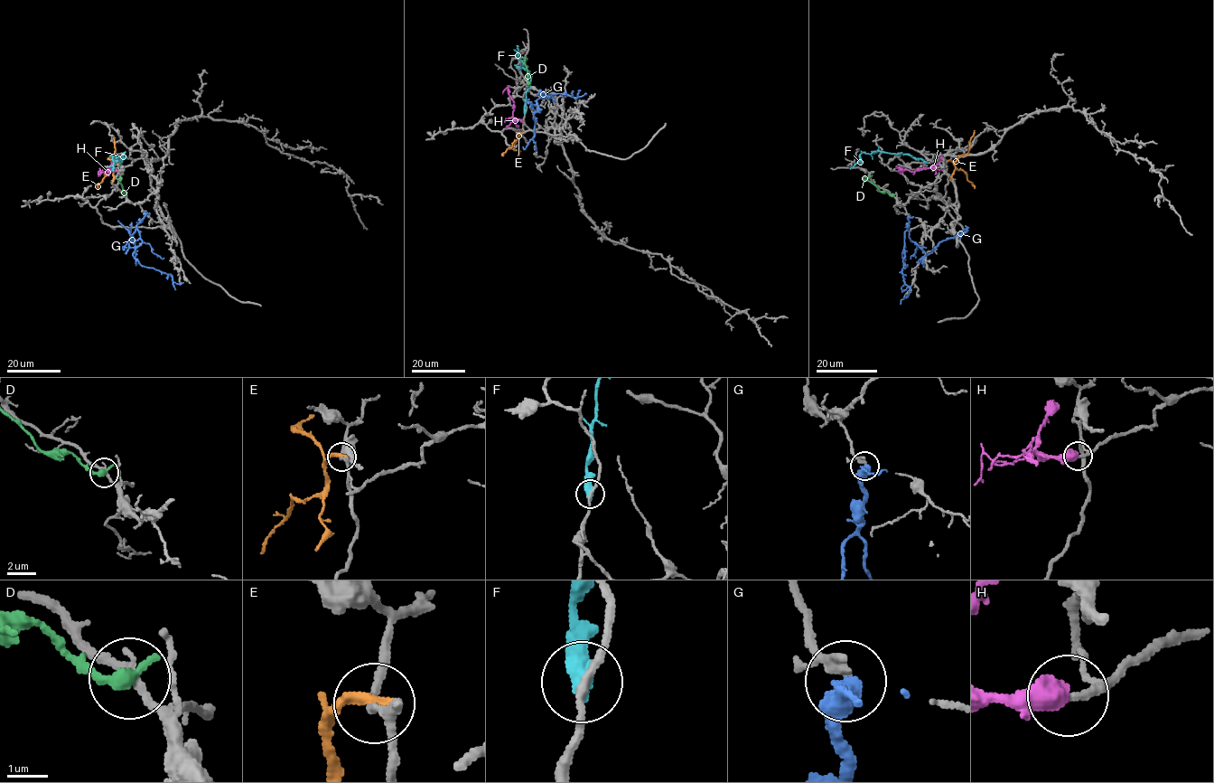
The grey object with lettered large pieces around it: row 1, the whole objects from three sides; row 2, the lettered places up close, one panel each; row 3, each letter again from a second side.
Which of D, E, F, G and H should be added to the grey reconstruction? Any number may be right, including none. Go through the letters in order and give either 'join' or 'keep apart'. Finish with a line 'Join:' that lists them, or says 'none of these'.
D: keep apart
E: keep apart
F: keep apart
G: keep apart
H: join
Join: H

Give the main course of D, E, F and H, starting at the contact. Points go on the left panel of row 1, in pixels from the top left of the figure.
D: (125, 195), (120, 181), (116, 178)
E: (116, 164), (107, 158), (115, 153), (114, 137)
F: (120, 165), (125, 155), (112, 157), (114, 171)
H: (117, 171), (98, 174), (98, 171)

